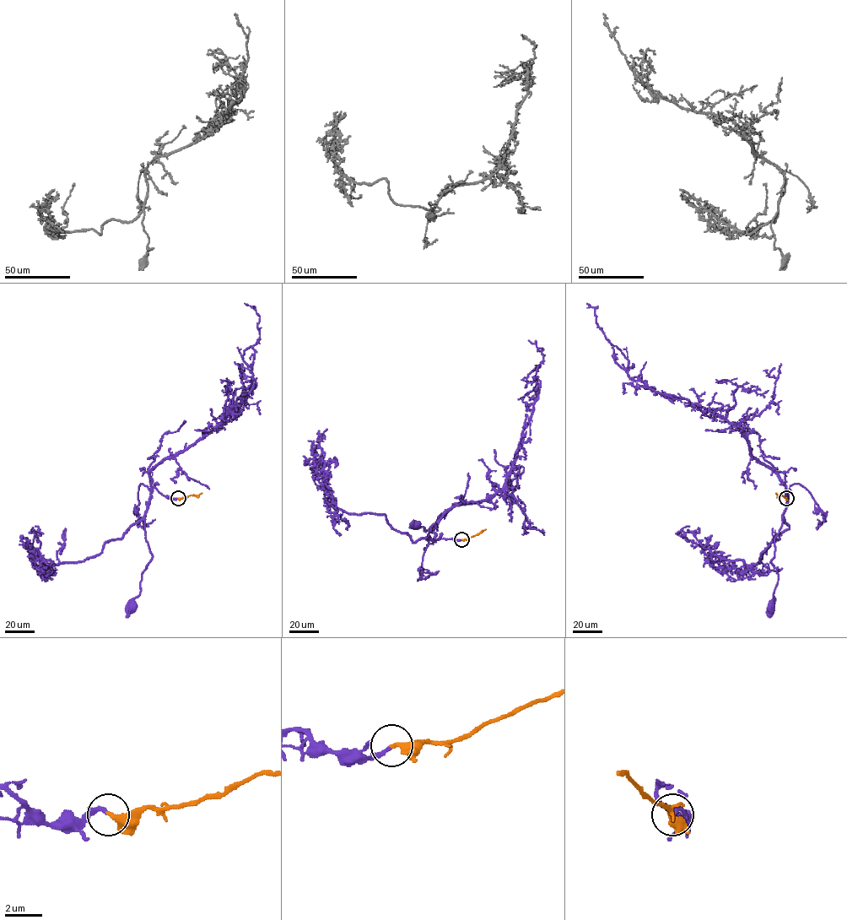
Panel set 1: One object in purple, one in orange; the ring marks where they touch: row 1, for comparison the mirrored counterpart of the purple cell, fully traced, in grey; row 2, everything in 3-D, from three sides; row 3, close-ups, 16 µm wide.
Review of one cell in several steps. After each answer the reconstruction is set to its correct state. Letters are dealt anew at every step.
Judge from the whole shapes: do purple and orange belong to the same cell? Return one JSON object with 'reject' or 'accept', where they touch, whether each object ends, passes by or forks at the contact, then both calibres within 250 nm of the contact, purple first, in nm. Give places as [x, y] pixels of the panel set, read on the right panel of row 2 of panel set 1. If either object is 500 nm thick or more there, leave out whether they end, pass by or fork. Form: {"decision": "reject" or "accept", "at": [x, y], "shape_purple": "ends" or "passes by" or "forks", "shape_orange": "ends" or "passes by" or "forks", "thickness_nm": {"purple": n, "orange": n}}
{"decision": "accept", "at": [786, 498], "shape_purple": "ends", "shape_orange": "ends", "thickness_nm": {"purple": 240, "orange": 320}}

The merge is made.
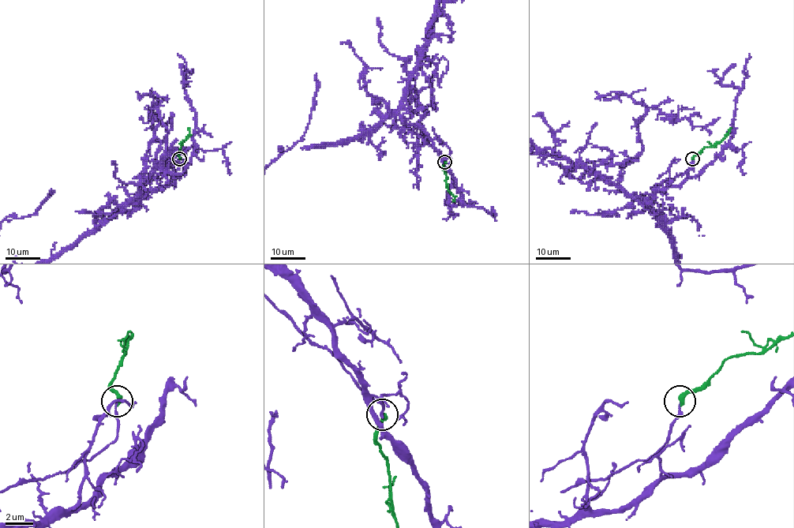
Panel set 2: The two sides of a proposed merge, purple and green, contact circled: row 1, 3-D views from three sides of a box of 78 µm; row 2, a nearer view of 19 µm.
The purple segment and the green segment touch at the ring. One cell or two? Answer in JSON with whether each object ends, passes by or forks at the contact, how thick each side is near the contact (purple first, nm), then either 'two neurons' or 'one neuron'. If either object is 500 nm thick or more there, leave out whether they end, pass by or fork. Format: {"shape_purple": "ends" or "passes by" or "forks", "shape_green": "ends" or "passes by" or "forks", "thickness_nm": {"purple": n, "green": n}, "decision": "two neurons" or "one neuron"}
{"shape_purple": "ends", "shape_green": "ends", "thickness_nm": {"purple": 140, "green": 380}, "decision": "one neuron"}

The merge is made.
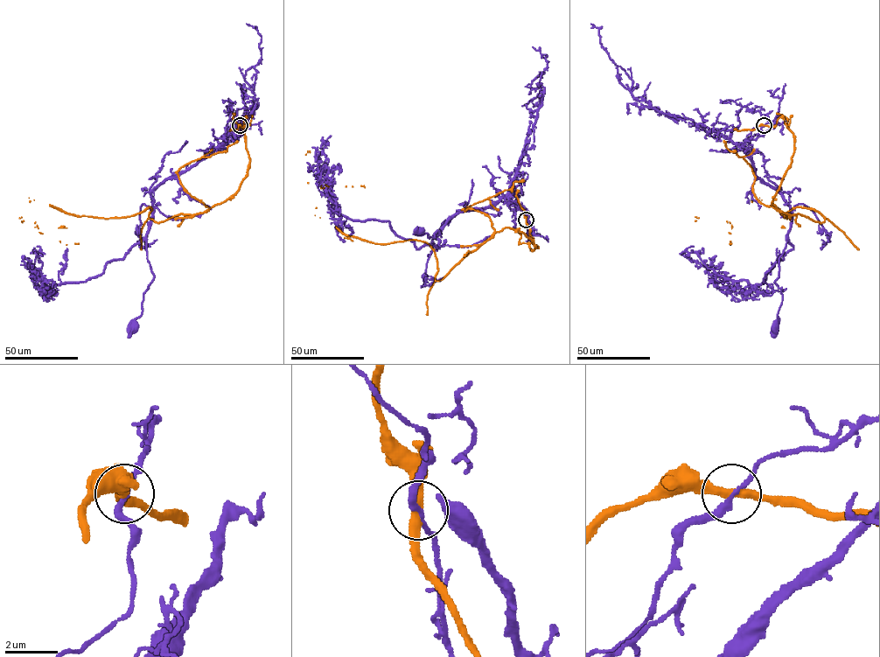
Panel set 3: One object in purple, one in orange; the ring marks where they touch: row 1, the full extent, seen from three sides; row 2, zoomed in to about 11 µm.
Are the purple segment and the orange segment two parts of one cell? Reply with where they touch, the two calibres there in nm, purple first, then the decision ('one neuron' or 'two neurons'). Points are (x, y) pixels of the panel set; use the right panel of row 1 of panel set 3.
at (764, 125); 190 nm thick on the purple side, 320 nm on the other; two neurons

